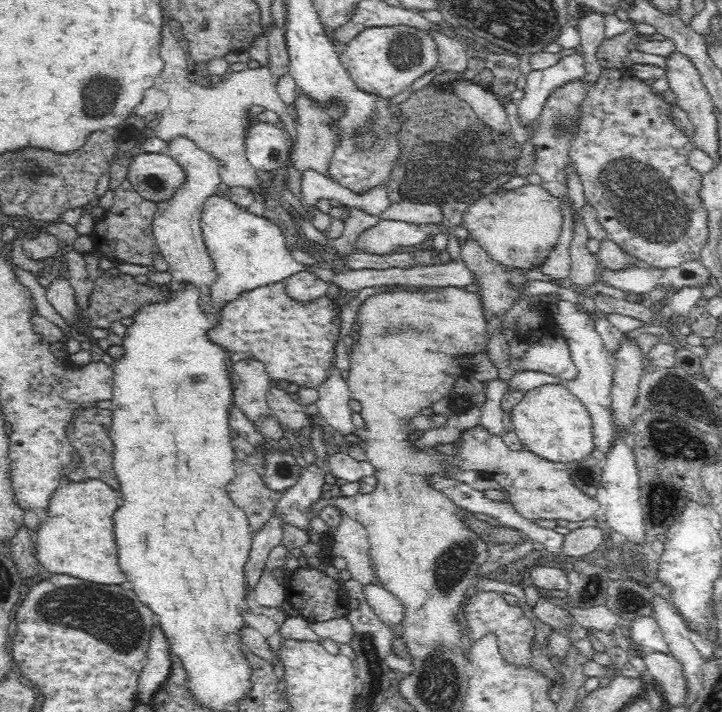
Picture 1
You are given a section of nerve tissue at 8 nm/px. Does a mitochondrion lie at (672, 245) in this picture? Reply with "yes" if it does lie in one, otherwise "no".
yes

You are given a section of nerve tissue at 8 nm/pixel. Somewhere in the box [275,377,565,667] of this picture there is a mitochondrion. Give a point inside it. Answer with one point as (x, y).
(451, 564)

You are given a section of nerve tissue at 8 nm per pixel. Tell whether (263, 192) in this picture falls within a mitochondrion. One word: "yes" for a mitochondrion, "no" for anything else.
no

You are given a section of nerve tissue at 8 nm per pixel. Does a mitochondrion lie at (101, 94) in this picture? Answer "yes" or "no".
yes

